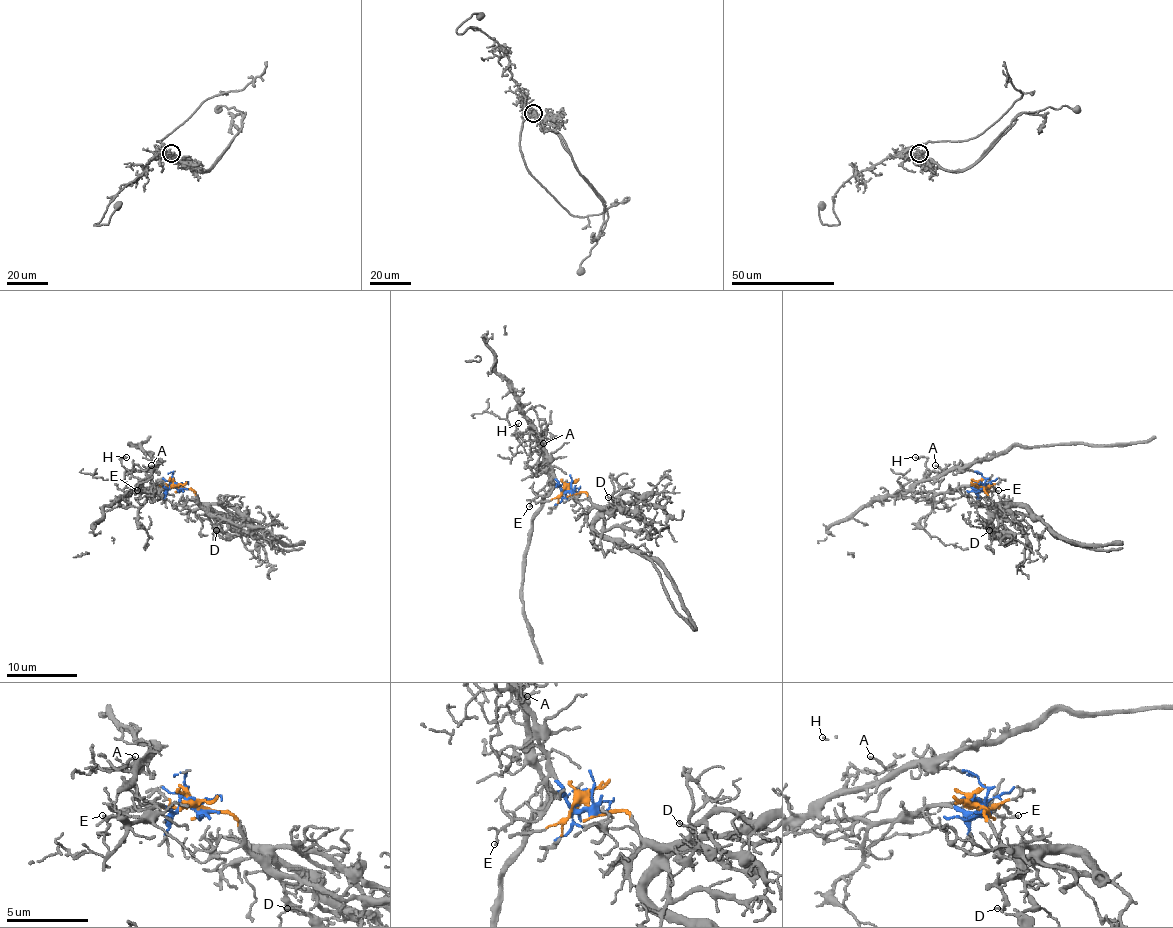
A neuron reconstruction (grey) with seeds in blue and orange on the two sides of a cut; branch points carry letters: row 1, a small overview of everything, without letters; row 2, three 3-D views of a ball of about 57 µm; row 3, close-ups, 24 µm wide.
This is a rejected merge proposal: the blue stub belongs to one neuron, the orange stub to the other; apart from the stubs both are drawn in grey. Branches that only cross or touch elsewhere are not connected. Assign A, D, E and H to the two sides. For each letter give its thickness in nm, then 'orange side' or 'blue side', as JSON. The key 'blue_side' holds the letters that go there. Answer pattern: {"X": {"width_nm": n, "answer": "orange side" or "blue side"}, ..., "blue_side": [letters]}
{"A": {"width_nm": 140, "answer": "blue side"}, "D": {"width_nm": 110, "answer": "orange side"}, "E": {"width_nm": 80, "answer": "blue side"}, "H": {"width_nm": 120, "answer": "blue side"}, "blue_side": ["A", "E", "H"]}

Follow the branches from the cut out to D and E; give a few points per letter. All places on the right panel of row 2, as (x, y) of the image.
D: (982, 485), (996, 506), (1003, 529), (993, 533), (989, 529)
E: (982, 485), (982, 489), (970, 485), (980, 484), (998, 491)

